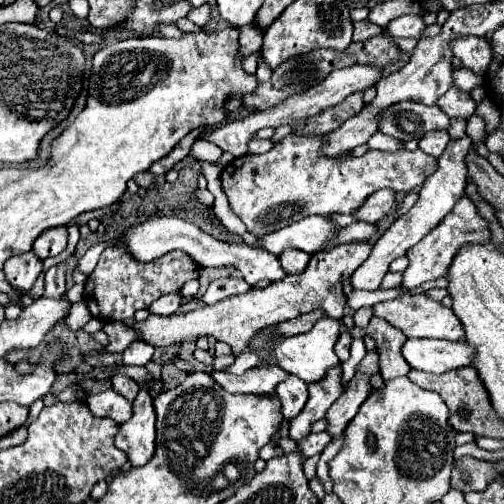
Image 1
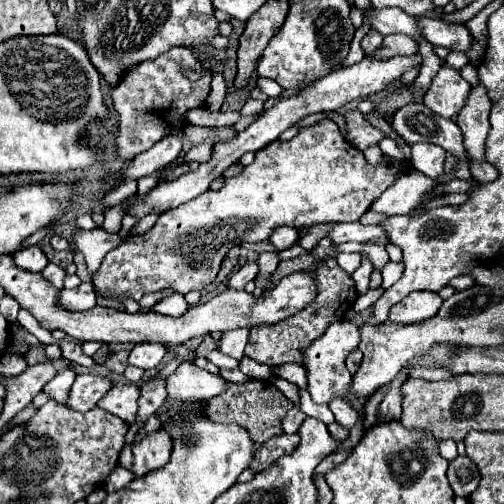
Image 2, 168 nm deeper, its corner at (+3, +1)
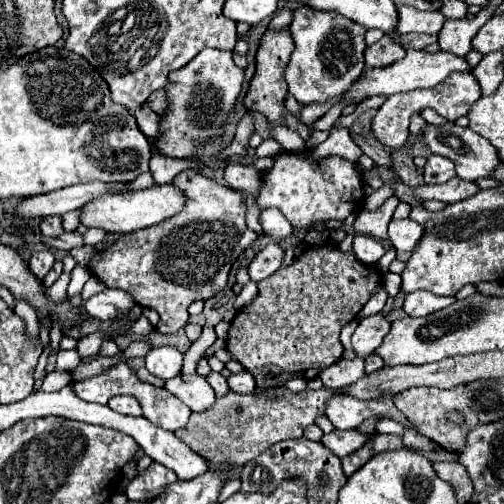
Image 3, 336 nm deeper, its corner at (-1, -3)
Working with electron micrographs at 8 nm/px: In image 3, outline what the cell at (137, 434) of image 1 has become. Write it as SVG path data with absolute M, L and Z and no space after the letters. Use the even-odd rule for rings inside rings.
M152 462L146 470L142 470L136 478L130 480L126 488L126 496L130 500L152 500L162 492L164 486L176 482L176 474L162 466L160 462Z

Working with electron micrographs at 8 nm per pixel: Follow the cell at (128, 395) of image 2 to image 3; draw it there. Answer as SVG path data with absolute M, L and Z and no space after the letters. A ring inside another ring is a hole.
M116 396L108 402L108 406L118 412L118 414L128 414L128 416L142 416L142 406L136 402L132 396Z

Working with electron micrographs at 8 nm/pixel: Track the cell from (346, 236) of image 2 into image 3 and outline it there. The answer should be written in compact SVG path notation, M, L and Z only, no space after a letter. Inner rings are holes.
M410 218L406 220L390 220L388 224L388 238L396 246L396 250L406 250L410 252L418 240L422 238L422 226L412 222Z

